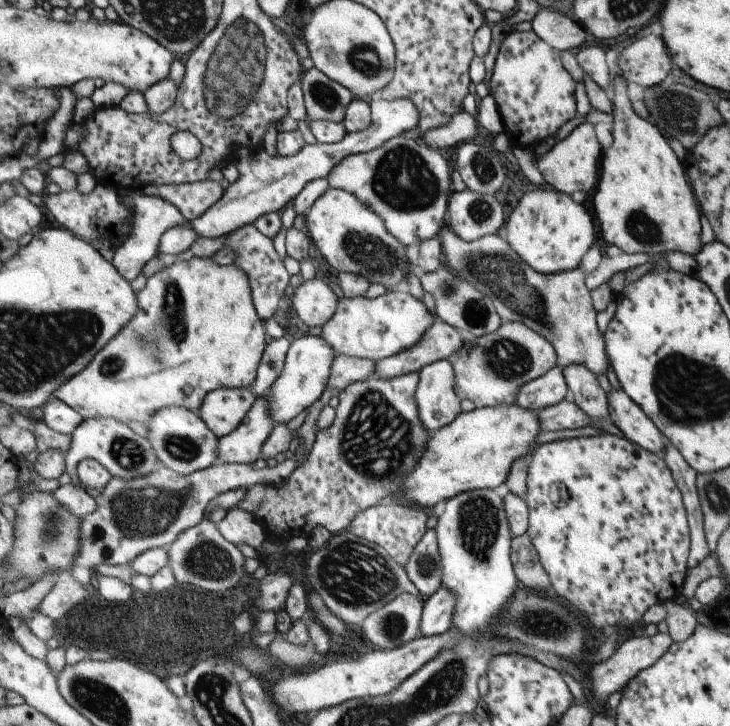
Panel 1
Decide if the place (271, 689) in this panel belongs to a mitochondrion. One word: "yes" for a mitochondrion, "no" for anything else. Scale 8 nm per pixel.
no

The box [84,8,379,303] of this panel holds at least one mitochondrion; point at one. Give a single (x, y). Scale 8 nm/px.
(236, 69)

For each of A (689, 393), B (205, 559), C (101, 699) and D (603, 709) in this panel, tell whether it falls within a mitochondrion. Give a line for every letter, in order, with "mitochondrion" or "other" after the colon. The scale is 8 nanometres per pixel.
A: mitochondrion
B: mitochondrion
C: mitochondrion
D: other

